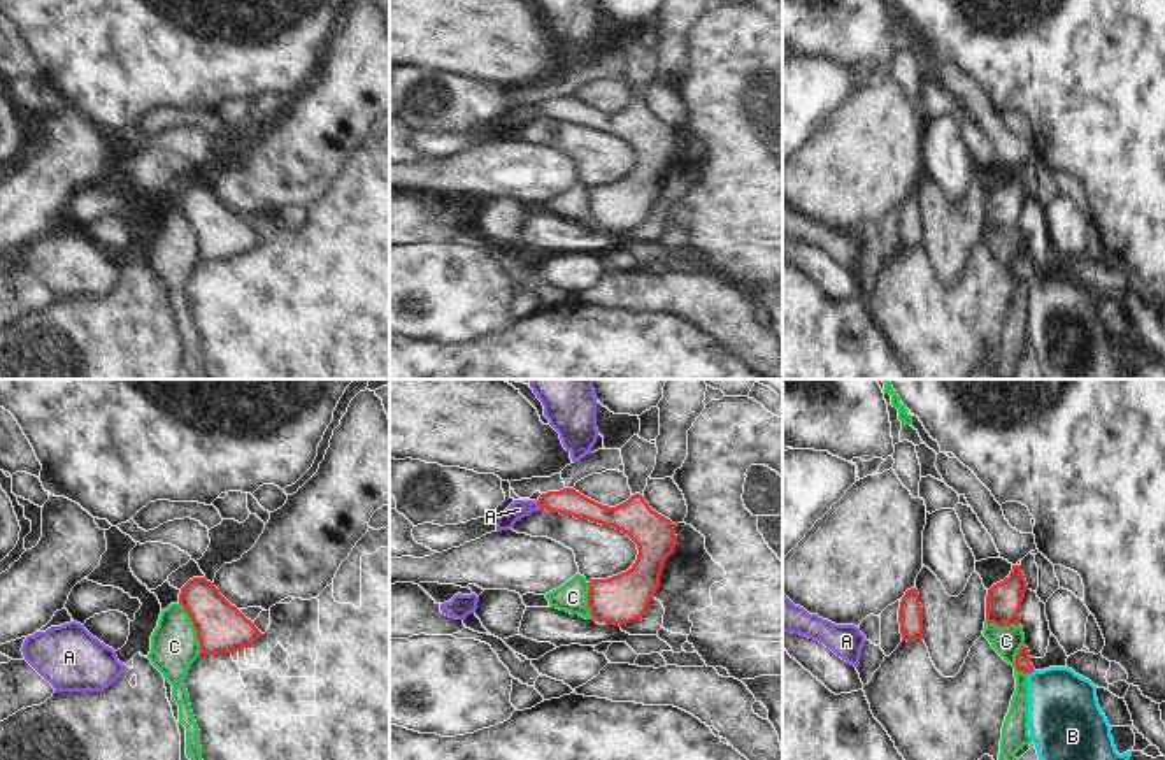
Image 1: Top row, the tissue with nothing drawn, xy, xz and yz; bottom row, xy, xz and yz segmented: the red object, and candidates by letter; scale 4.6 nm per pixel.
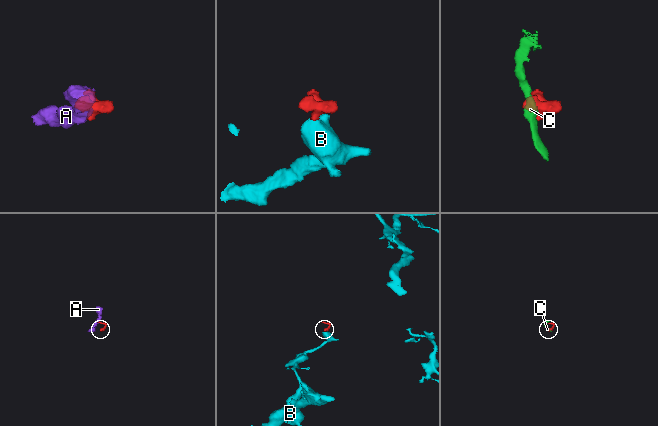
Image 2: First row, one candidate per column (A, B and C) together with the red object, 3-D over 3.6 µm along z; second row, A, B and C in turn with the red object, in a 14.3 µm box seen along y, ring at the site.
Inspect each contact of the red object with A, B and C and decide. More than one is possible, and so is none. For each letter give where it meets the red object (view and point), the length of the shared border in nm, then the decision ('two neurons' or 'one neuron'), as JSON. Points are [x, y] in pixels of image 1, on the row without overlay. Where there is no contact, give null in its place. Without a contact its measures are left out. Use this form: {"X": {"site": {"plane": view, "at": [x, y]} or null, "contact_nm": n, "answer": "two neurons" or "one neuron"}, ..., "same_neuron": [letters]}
{"A": {"site": {"plane": "xz", "at": [539, 111]}, "contact_nm": 40, "answer": "two neurons"}, "B": {"site": {"plane": "yz", "at": [1030, 278]}, "contact_nm": 40, "answer": "one neuron"}, "C": {"site": {"plane": "xy", "at": [195, 236]}, "contact_nm": 260, "answer": "two neurons"}, "same_neuron": ["B"]}

